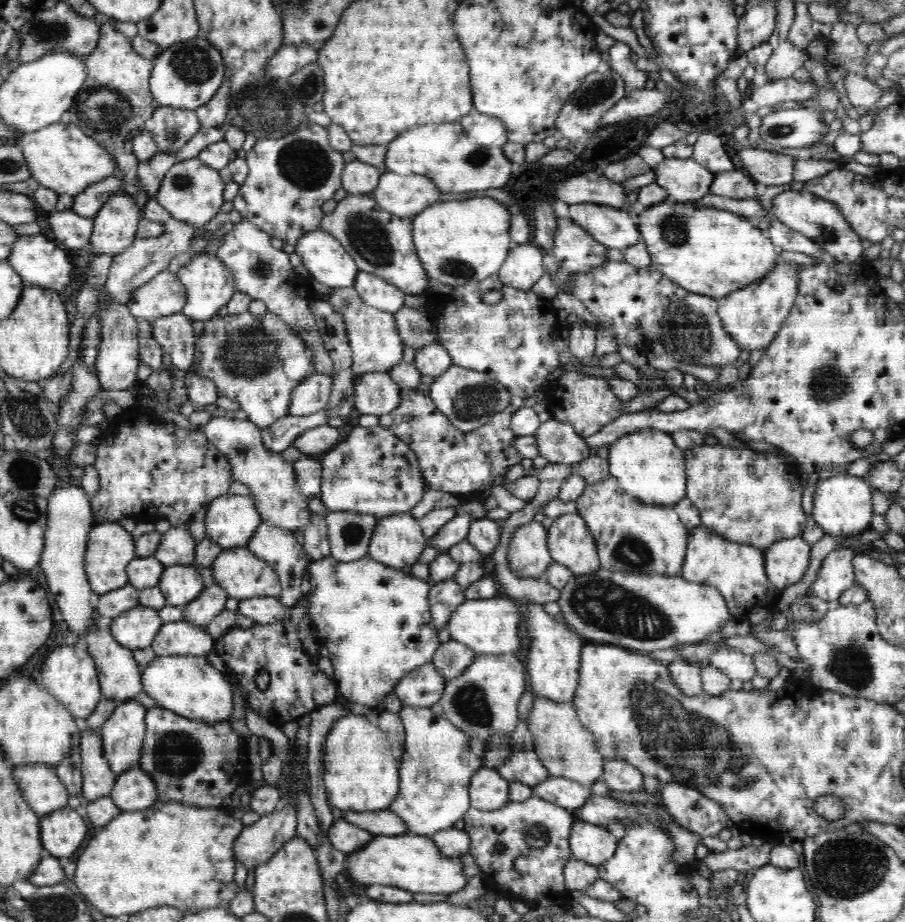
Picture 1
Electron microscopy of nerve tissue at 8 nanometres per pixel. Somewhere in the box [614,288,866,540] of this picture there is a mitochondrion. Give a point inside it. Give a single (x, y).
(689, 332)

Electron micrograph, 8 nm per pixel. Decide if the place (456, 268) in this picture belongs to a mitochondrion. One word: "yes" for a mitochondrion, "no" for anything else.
yes

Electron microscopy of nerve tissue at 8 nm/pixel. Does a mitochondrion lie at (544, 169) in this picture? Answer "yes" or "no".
no

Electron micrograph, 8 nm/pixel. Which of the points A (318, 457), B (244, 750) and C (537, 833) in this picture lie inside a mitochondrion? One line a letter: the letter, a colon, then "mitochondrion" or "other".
A: other
B: other
C: mitochondrion

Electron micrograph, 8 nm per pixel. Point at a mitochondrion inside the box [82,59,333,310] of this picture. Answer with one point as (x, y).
(262, 106)

